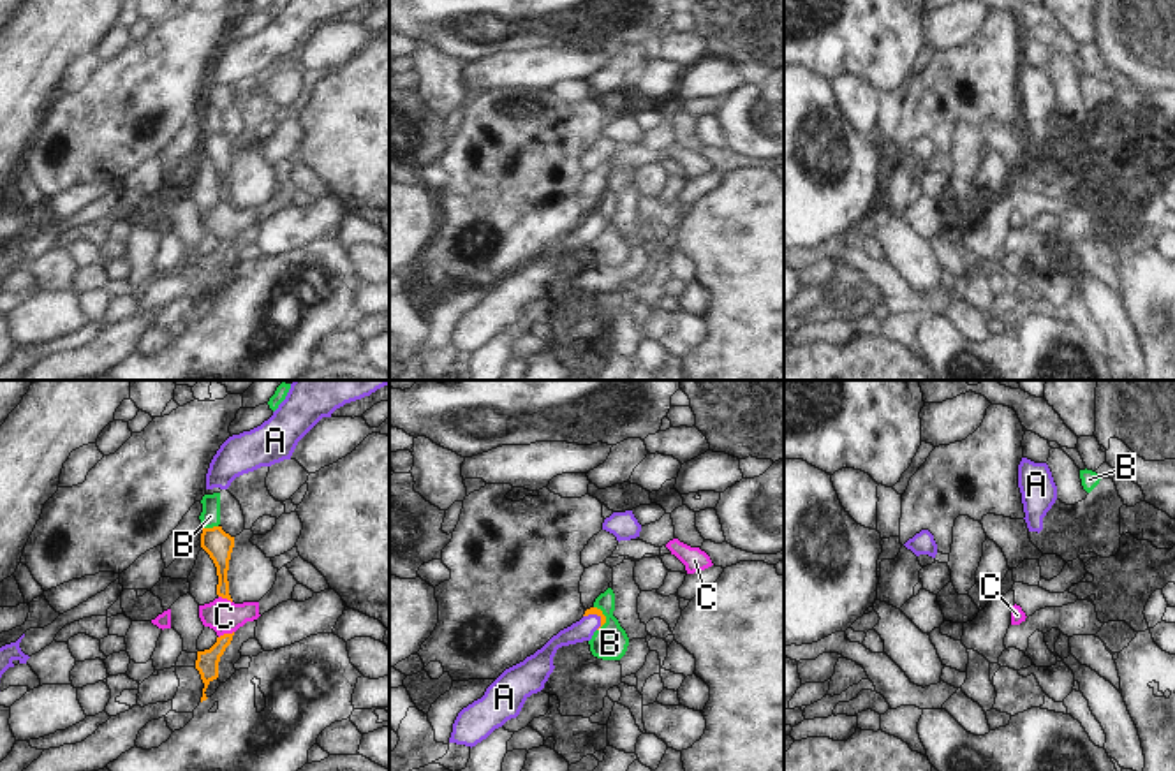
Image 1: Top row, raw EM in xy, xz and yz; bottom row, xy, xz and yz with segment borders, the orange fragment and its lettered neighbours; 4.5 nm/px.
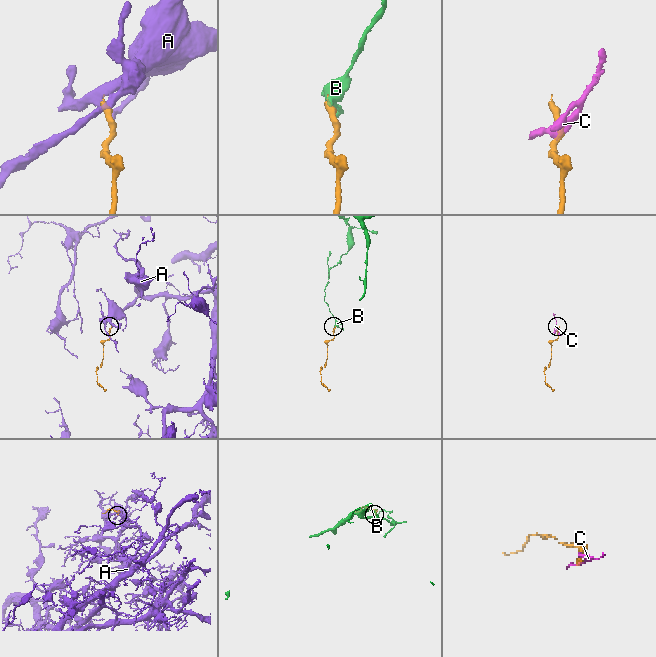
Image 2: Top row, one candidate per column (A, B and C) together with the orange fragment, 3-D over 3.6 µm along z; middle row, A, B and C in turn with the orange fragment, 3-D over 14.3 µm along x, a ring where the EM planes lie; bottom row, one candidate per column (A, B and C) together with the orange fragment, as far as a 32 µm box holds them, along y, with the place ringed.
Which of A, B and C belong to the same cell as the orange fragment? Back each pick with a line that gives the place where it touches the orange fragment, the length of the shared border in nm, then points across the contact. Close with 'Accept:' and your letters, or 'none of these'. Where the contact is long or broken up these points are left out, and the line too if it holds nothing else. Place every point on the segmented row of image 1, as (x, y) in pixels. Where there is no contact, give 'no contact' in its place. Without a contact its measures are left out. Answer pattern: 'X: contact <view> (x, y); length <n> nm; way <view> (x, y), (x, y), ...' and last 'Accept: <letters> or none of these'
A: contact xz (596, 613); length 100 nm; way xz (592, 609), (596, 613), (582, 631)
Accept: A

